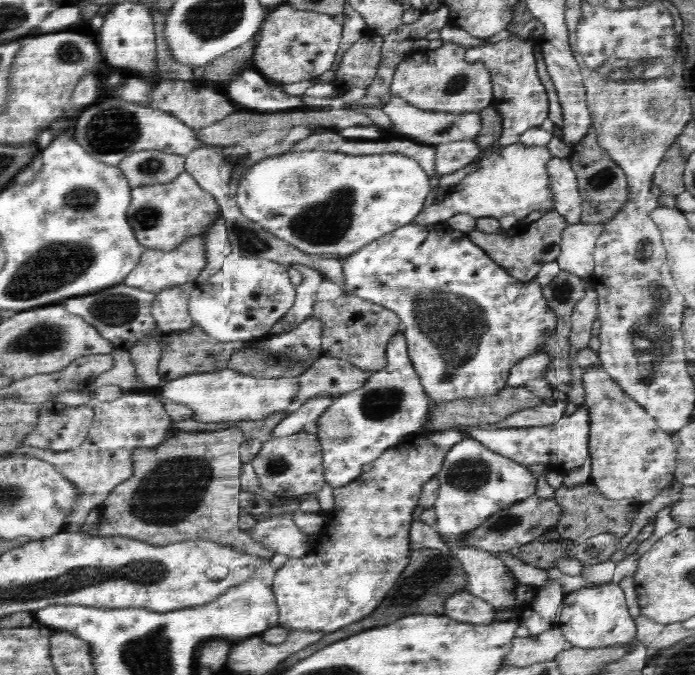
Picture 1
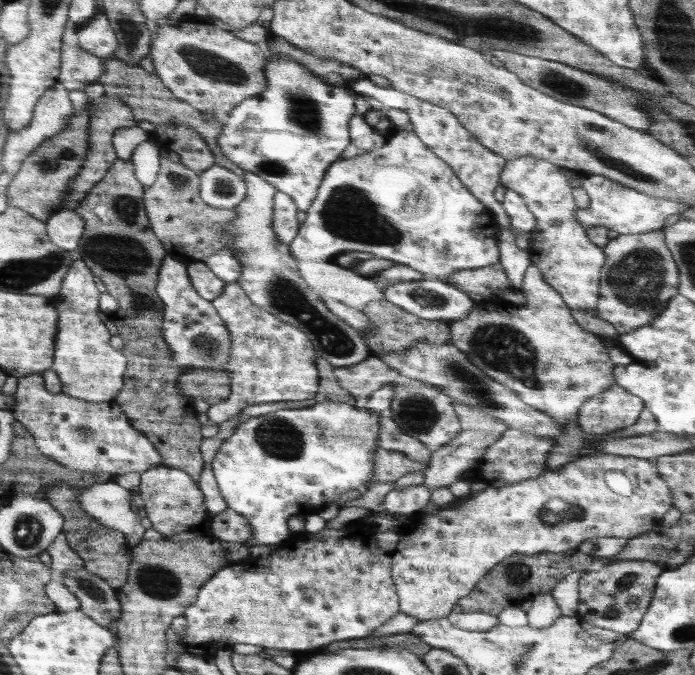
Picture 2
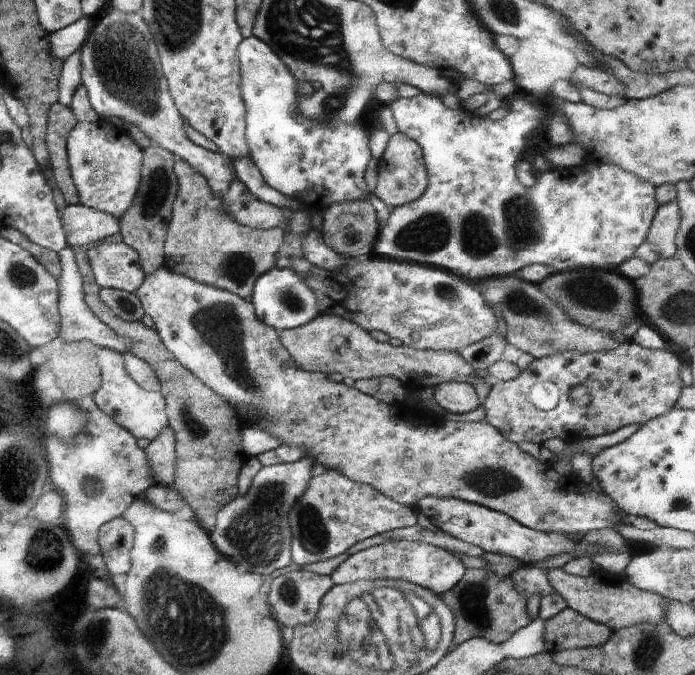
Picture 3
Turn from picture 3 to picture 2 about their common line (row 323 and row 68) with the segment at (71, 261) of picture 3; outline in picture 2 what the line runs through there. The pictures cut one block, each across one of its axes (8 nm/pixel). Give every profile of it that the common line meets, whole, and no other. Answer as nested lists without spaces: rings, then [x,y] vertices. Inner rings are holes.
[[[78,44],[76,46],[64,45],[63,70],[60,72],[60,84],[71,91],[83,89],[88,84],[97,82],[98,77],[102,75],[102,71],[106,69],[104,68],[104,59],[108,59],[108,57],[98,58],[78,46]]]

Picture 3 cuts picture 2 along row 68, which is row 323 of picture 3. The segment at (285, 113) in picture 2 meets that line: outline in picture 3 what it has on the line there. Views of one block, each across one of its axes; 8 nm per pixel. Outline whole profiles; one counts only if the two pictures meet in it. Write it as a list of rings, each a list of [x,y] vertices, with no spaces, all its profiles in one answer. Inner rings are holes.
[[[274,266],[266,271],[255,282],[250,301],[254,306],[256,316],[278,332],[301,327],[316,317],[324,315],[319,298],[302,278],[302,274],[298,274],[294,269],[288,267]]]

